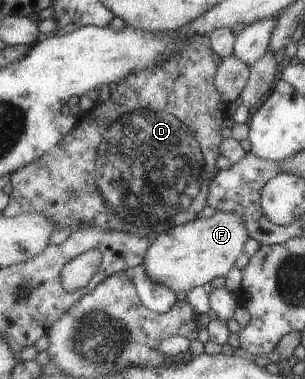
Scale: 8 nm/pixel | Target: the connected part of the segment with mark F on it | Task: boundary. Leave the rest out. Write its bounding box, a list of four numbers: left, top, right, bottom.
[143,211,248,293]

